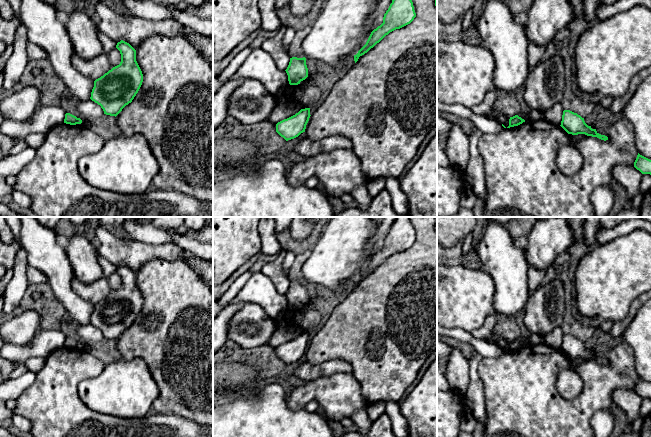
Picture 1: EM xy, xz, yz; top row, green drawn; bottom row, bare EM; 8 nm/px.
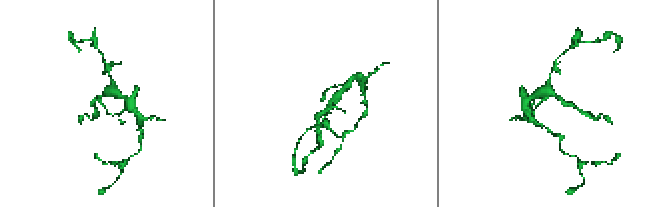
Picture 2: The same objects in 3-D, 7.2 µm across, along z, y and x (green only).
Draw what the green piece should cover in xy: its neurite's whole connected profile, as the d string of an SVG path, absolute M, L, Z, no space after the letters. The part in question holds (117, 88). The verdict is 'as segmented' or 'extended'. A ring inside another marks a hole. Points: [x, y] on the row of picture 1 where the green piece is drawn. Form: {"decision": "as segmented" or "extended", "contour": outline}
{"decision": "as segmented", "contour": "M123 40L117 43L116 48L121 54L120 64L94 81L90 97L92 101L101 106L104 114L115 117L132 102L143 82L143 74L136 61L136 50Z"}

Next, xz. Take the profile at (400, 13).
{"decision": "as segmented", "contour": "M392 0L388 10L384 14L383 23L371 32L366 44L354 55L355 63L360 56L367 53L386 35L410 24L415 17L416 13L412 0Z"}

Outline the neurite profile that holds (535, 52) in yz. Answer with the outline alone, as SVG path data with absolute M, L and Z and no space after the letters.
M530 43L528 45L527 53L528 53L528 64L530 68L534 68L542 59L546 50L546 46L536 45Z

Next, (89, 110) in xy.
M91 99L86 101L77 101L76 108L80 114L81 120L95 121L104 115L101 106Z

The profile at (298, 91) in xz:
M303 80L300 84L292 88L292 97L294 101L299 102L304 96L306 88L306 81Z

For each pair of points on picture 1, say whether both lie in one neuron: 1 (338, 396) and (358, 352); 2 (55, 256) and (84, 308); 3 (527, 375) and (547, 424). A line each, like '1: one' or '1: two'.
1: two
2: one
3: one

